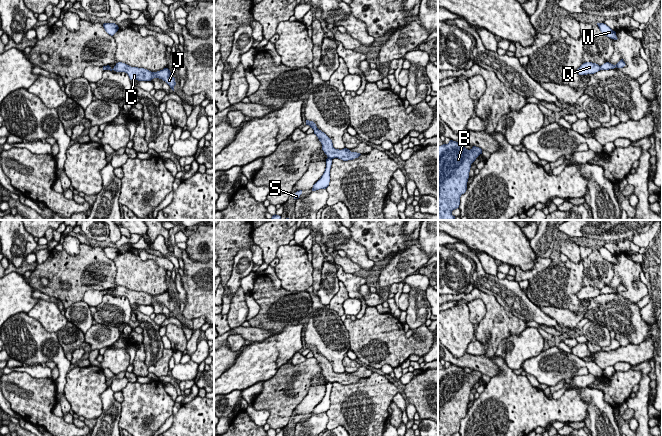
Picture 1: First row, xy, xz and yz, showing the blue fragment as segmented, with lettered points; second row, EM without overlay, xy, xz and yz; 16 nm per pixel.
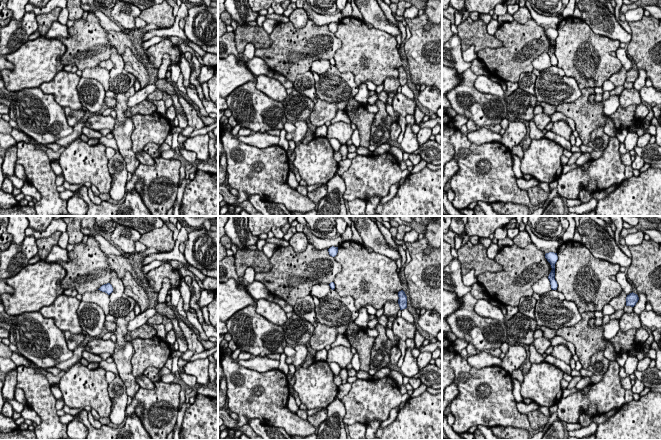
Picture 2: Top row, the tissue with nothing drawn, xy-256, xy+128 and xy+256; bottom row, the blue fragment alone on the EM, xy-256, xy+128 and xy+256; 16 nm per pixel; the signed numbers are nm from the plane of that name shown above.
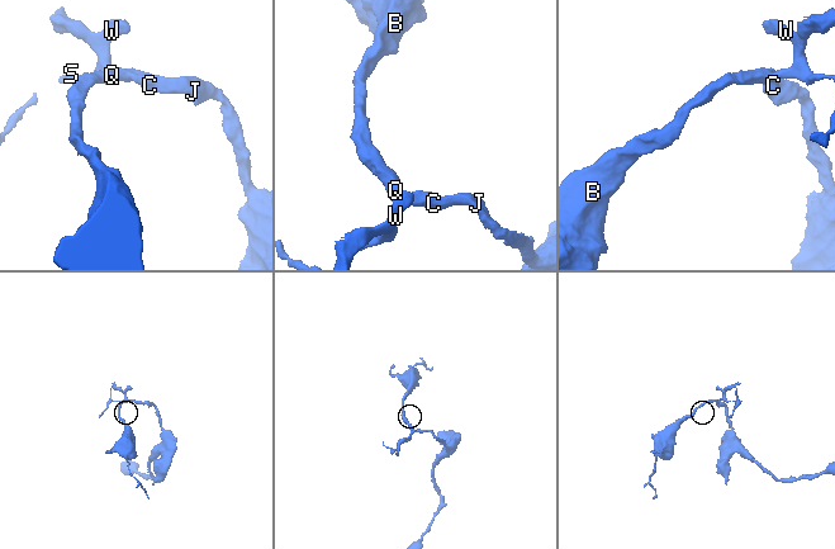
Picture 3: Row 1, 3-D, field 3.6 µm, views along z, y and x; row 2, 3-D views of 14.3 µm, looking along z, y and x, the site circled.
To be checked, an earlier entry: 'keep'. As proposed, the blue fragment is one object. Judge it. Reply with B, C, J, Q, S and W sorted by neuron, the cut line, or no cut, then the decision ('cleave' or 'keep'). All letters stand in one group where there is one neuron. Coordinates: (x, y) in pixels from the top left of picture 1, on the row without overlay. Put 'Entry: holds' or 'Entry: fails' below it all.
B C J Q / S W; cut in xz along (328, 381), (331, 383); cleave
Entry: fails

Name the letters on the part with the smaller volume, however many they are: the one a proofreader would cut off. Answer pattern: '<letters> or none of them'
S, W

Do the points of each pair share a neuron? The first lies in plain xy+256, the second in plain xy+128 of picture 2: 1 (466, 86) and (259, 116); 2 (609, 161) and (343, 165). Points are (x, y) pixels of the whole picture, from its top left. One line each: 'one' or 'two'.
1: one
2: two

